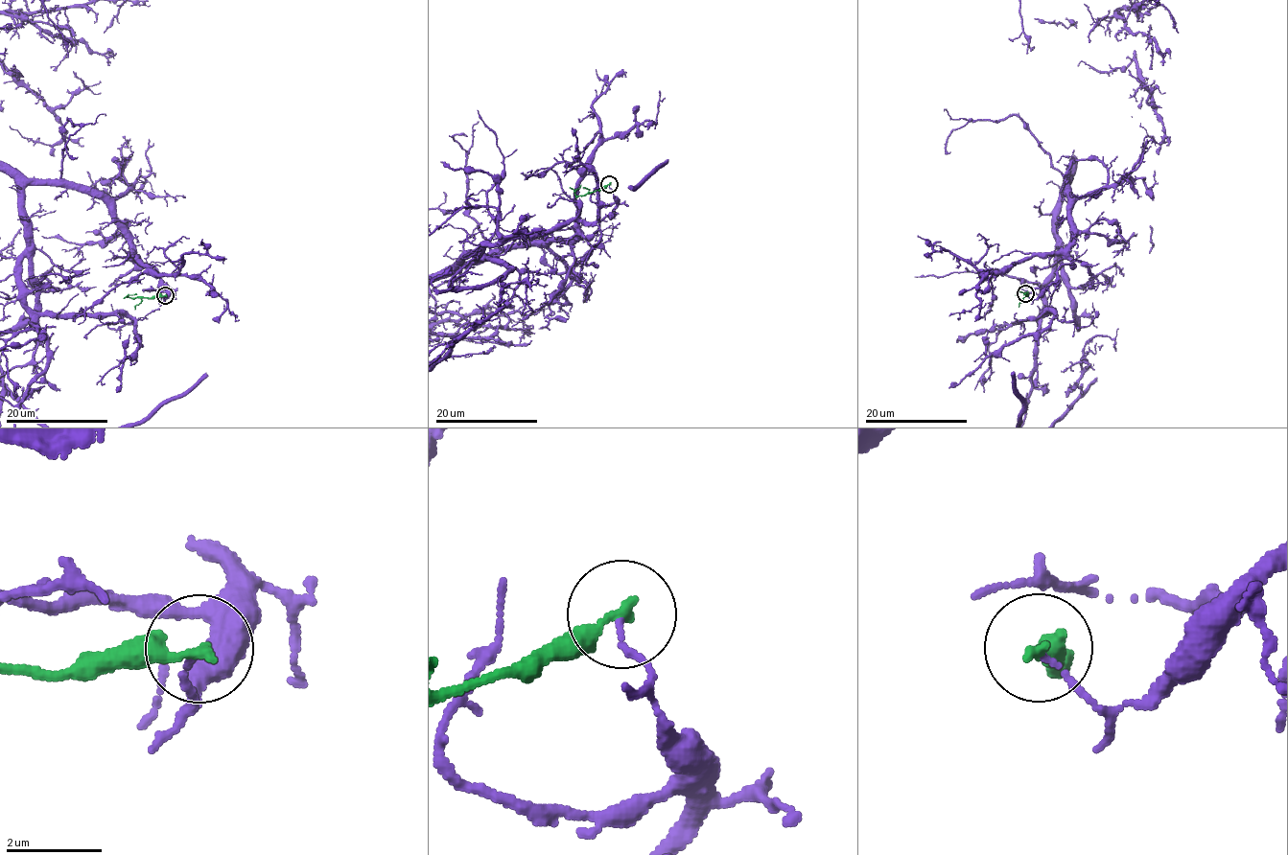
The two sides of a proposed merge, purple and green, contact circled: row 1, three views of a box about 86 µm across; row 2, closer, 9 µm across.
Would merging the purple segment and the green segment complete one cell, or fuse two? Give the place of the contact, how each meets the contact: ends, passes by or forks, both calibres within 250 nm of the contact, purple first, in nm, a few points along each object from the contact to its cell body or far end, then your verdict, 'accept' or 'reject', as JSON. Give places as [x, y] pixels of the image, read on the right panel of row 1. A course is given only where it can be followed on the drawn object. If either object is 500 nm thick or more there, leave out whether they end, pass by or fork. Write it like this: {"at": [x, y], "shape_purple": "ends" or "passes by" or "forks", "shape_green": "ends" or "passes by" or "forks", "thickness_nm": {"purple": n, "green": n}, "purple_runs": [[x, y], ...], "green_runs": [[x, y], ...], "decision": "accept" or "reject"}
{"at": [1025, 293], "shape_purple": "ends", "shape_green": "ends", "thickness_nm": {"purple": 100, "green": 260}, "green_runs": [[1024, 293], [1027, 295], [1022, 291], [1016, 295]], "decision": "reject"}

